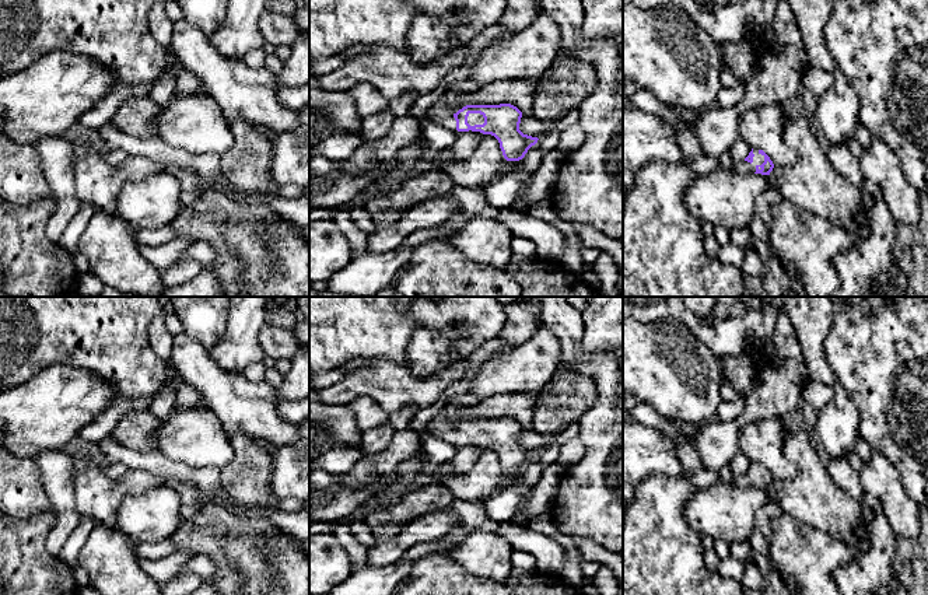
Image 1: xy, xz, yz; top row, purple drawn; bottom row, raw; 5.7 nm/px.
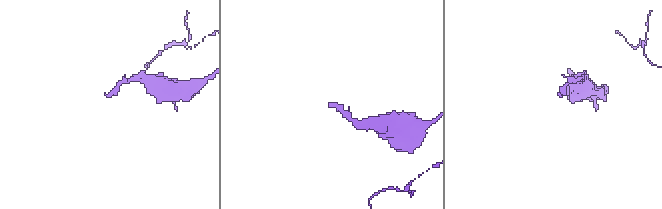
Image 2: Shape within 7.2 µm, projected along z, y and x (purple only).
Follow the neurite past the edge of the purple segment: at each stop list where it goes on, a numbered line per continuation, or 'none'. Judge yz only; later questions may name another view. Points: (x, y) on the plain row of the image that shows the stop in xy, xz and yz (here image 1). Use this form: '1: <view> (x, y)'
1: yz (741, 480)

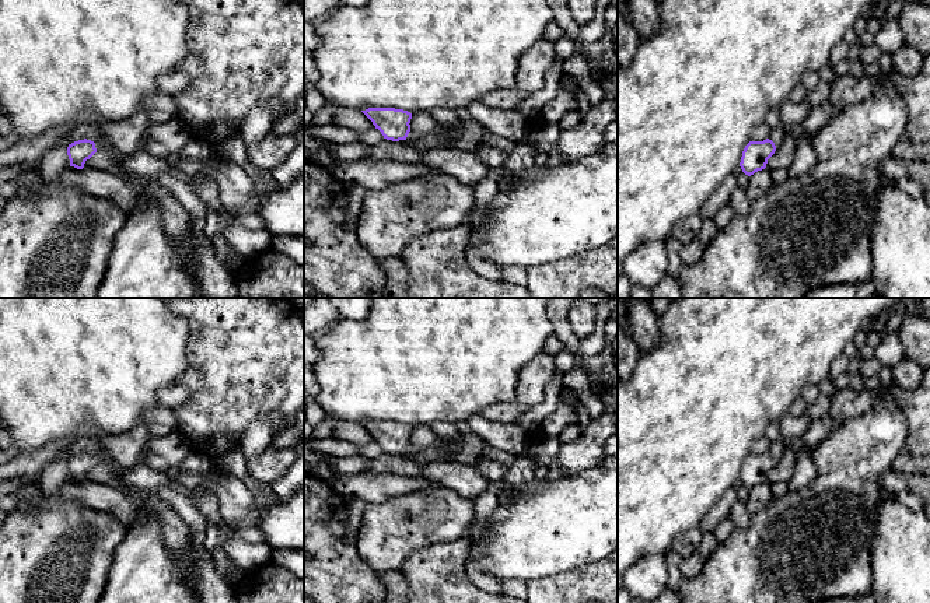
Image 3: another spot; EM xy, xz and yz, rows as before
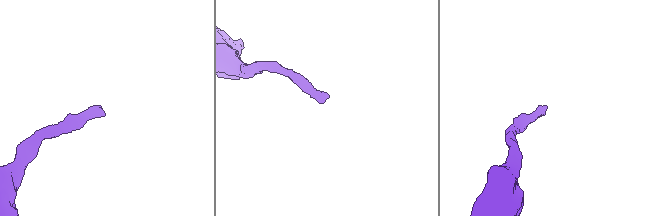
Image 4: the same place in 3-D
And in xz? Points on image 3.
1: xz (432, 453)

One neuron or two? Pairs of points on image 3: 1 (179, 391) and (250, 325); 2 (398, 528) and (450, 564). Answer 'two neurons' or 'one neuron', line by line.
1: two neurons
2: two neurons

